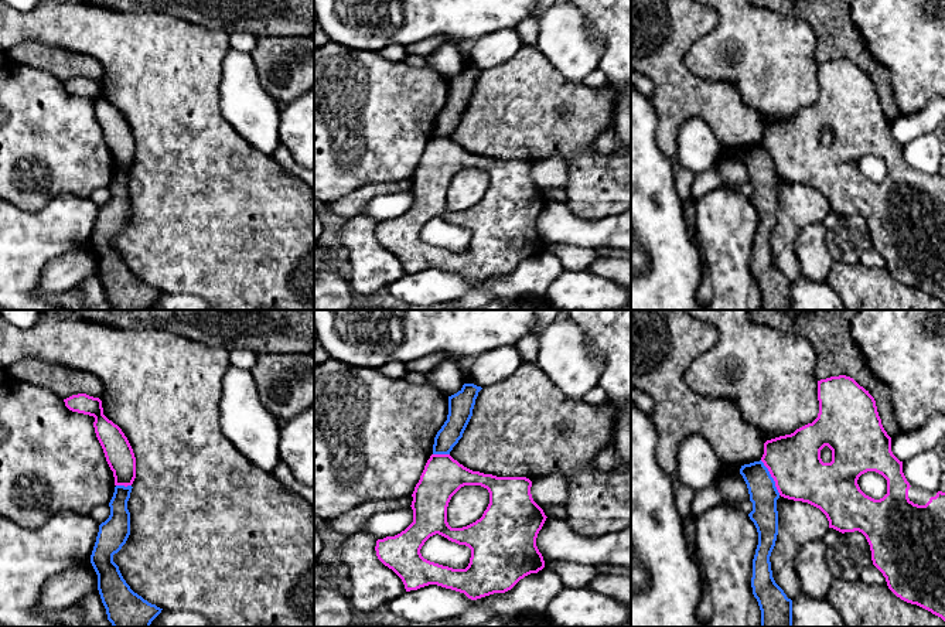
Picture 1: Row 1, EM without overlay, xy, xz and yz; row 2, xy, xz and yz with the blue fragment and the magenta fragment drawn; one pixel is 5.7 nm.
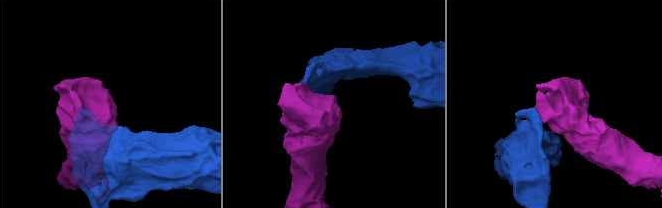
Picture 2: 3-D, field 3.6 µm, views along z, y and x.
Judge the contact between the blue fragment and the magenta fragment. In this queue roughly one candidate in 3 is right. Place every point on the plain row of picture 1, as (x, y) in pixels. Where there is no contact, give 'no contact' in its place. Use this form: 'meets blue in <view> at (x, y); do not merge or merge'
meets blue in yz at (771, 160); do not merge

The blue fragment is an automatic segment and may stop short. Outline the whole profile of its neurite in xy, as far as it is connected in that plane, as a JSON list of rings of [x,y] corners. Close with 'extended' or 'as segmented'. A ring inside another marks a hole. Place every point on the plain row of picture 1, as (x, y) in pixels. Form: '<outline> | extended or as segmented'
[[[116,168],[109,185],[110,198],[99,208],[91,246],[98,258],[98,273],[113,310],[150,310],[163,292],[134,276],[113,245],[130,218],[127,184],[132,168]]] | as segmented

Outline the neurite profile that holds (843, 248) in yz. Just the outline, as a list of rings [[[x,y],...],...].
[[[845,215],[840,222],[826,231],[826,248],[835,263],[857,265],[862,255],[873,248],[866,219]]]

